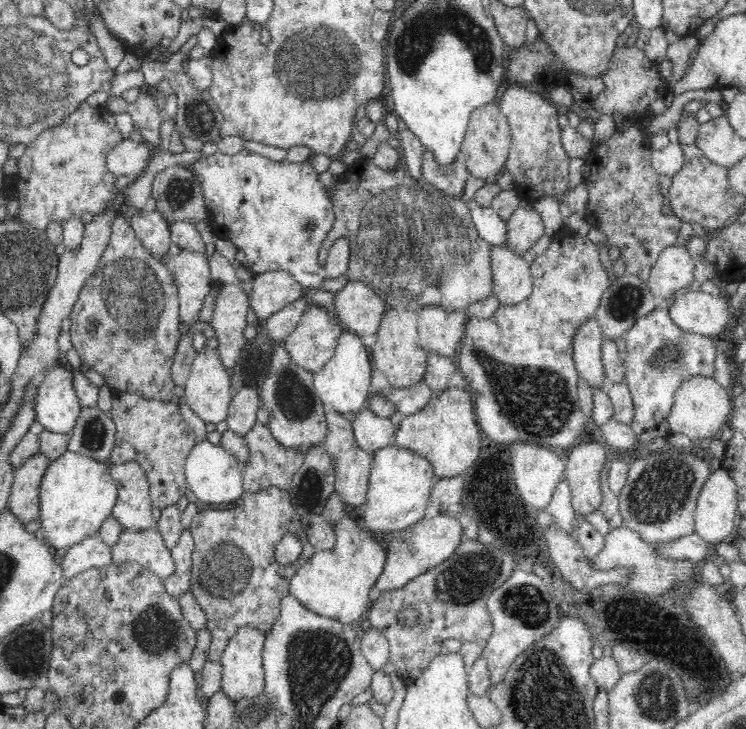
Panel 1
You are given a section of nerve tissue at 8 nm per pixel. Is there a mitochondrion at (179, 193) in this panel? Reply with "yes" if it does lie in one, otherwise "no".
yes

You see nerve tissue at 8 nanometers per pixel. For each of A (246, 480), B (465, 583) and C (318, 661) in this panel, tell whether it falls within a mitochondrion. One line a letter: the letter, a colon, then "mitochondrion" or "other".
A: other
B: mitochondrion
C: mitochondrion

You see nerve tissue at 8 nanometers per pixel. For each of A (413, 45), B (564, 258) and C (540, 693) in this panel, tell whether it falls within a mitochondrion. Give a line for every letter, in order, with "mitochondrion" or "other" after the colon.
A: mitochondrion
B: other
C: mitochondrion

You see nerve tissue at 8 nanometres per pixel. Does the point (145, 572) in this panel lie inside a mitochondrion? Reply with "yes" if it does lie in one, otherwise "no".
no

